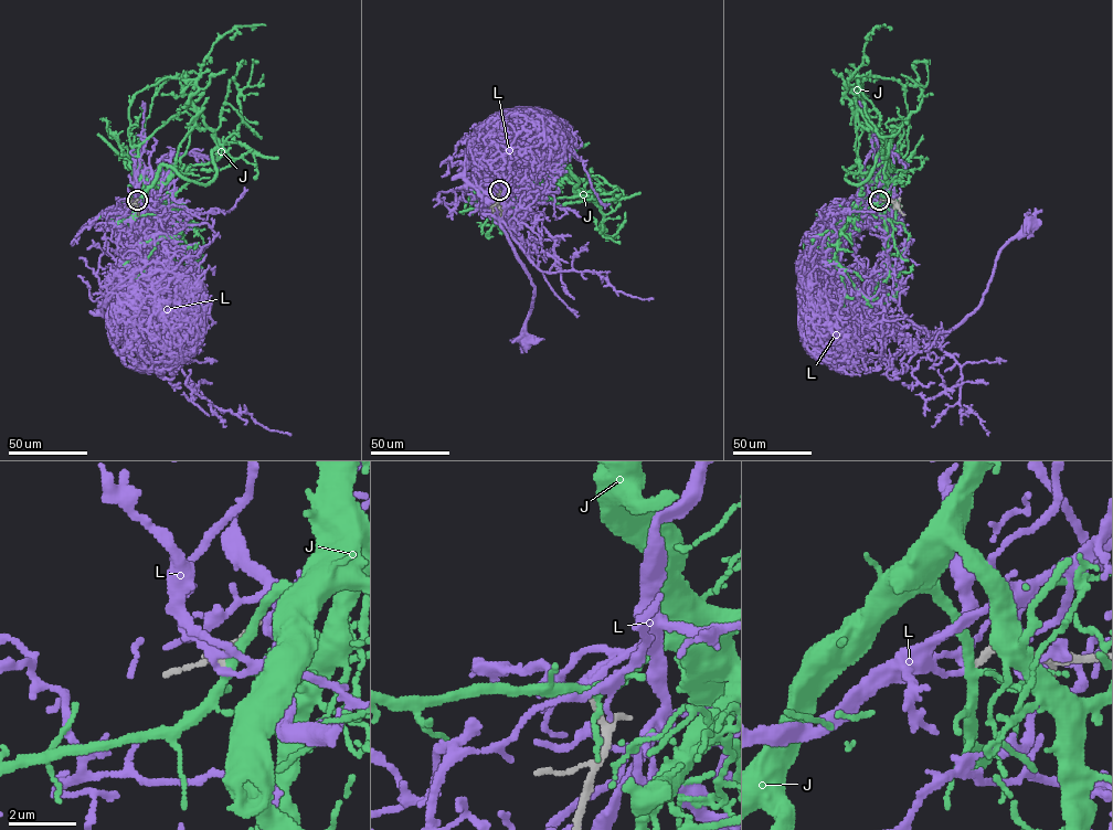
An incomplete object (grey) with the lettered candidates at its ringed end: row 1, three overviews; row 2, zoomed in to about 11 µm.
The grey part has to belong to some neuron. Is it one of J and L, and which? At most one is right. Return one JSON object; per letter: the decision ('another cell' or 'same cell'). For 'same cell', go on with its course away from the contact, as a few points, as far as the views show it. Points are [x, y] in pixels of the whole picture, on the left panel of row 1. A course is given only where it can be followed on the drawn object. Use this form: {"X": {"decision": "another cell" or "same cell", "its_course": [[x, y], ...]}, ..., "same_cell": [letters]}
{"J": {"decision": "another cell"}, "L": {"decision": "same cell", "its_course": [[137, 200], [144, 205], [137, 238], [148, 286], [125, 327], [138, 341], [171, 308], [165, 222]]}, "same_cell": ["L"]}

